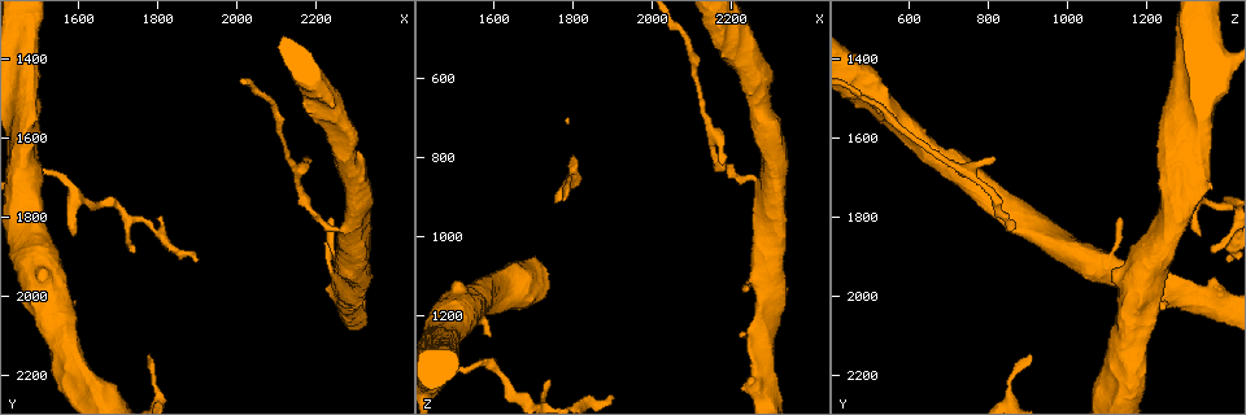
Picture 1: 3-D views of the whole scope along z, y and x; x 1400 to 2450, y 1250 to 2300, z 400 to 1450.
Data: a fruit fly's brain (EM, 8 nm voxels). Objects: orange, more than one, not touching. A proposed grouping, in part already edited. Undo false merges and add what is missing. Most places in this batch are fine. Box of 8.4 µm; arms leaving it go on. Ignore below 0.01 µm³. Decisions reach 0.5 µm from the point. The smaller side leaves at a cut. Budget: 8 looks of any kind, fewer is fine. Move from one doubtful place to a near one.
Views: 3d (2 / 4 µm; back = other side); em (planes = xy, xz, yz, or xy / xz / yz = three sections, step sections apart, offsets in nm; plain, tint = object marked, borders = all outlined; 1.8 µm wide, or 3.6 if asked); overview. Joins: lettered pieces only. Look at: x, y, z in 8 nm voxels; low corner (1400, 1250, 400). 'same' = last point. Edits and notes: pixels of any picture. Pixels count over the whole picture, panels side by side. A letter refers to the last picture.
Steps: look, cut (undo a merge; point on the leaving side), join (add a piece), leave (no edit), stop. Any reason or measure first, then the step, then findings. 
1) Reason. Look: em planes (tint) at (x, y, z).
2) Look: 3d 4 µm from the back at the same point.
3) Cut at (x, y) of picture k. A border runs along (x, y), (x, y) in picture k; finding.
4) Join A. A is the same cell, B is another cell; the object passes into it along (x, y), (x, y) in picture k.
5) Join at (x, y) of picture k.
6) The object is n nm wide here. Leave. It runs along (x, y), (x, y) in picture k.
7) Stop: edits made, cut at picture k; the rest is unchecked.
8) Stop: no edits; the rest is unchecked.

Calibre changes. Look: em 3.6 µm planes (borders) at (1490, 1675, 1335).

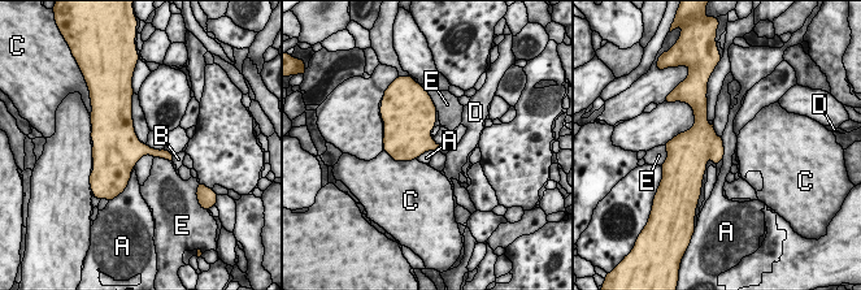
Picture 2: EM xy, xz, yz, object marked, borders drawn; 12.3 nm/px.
Leave. A, B, C, D and E are other cells; a border runs along (721, 138), (723, 158) in picture 2; all the same cell.

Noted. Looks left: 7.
Branch stops here. Look: 3d 2 µm at (1740, 1885, 1370).

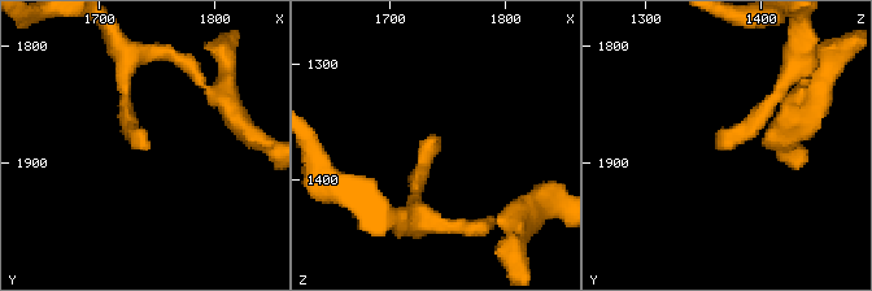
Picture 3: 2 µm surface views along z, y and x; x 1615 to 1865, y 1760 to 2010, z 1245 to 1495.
Shape alone is not enough. Look: em planes (plain) at (1746, 1882, 1362).

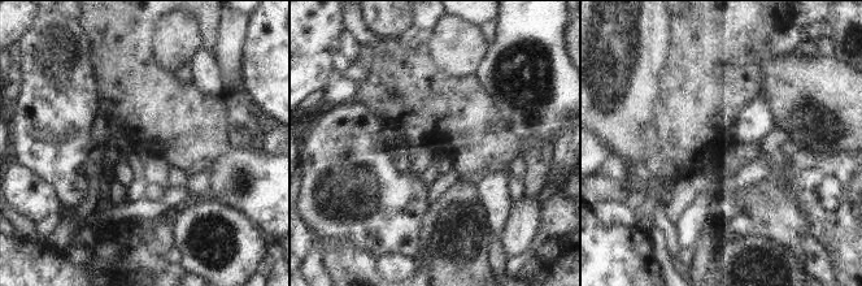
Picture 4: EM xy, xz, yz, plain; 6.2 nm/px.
What lies round it. Look: em planes (borders) at the same point.

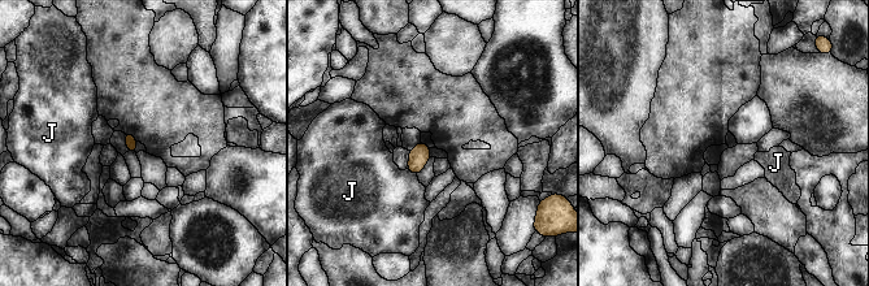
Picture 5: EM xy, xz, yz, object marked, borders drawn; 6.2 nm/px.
Leave. J is another cell; a border runs along (407, 168), (416, 176) in picture 5; none of them fits.

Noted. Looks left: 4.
Thin end. Look: em xy step 16 (borders) at (2225, 1865, 1240).

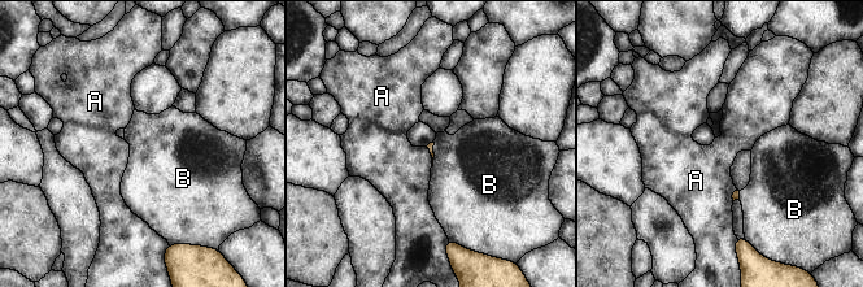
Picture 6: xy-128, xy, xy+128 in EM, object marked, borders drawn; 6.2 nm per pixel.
Look: em planes (borders) at the same point.

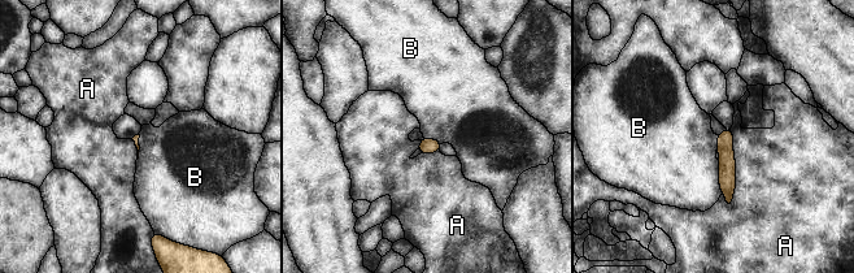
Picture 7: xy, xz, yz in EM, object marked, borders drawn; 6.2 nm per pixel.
The longest contact is with A, 480 nm. Leave. A and B are other cells; none of them fits.

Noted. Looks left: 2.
Stop: no edits; the rest is unchecked.

